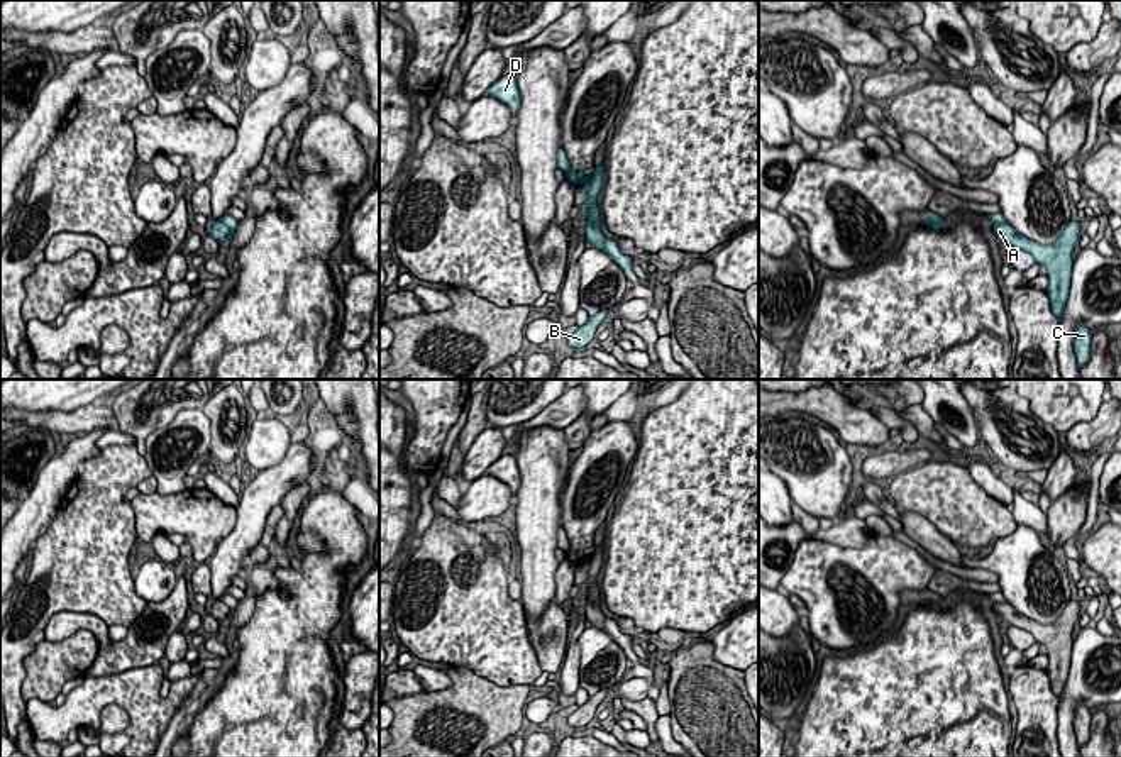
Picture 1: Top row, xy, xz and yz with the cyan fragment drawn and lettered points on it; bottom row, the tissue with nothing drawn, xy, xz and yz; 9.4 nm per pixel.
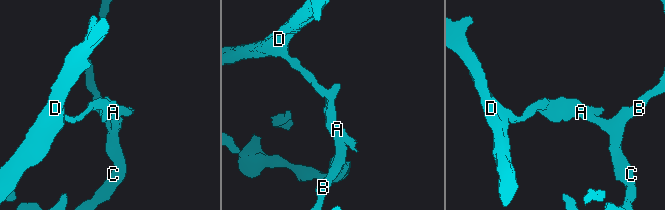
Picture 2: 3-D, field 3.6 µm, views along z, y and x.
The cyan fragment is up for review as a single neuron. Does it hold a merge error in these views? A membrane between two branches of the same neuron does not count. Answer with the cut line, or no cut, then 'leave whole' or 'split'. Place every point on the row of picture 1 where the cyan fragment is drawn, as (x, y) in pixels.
xz (595, 202), (586, 217), (598, 226) | split

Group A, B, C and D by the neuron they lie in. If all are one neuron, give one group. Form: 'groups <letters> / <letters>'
groups A B C / D

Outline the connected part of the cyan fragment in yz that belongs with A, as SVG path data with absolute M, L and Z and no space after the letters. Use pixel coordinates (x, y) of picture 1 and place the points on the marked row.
M1070 220L1062 235L1052 246L1036 244L1018 234L1009 224L994 224L994 234L1009 246L1019 247L1033 256L1033 259L1048 269L1048 288L1052 312L1062 318L1072 276L1074 246L1080 237L1080 224Z

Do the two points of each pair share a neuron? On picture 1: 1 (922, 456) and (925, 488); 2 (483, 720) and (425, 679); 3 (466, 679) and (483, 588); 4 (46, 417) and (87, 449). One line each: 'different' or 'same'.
1: different
2: different
3: different
4: different

